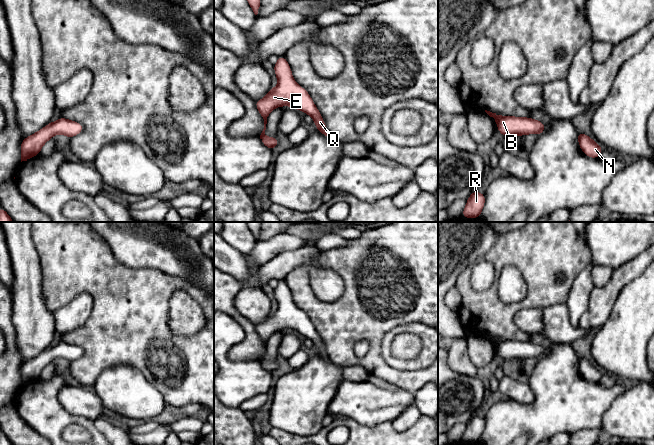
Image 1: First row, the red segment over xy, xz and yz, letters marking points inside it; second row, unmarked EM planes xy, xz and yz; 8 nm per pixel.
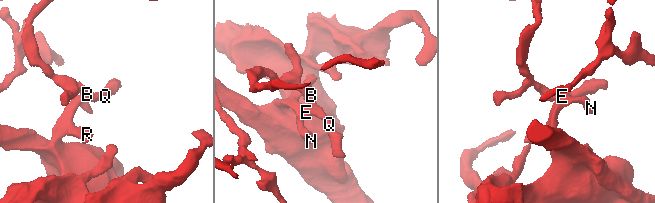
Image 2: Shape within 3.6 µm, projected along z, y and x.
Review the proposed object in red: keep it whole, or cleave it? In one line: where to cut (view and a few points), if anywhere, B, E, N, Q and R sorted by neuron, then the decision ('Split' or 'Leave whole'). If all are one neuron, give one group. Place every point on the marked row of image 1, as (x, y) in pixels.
No split. Groups: B E N Q R. Leave whole

